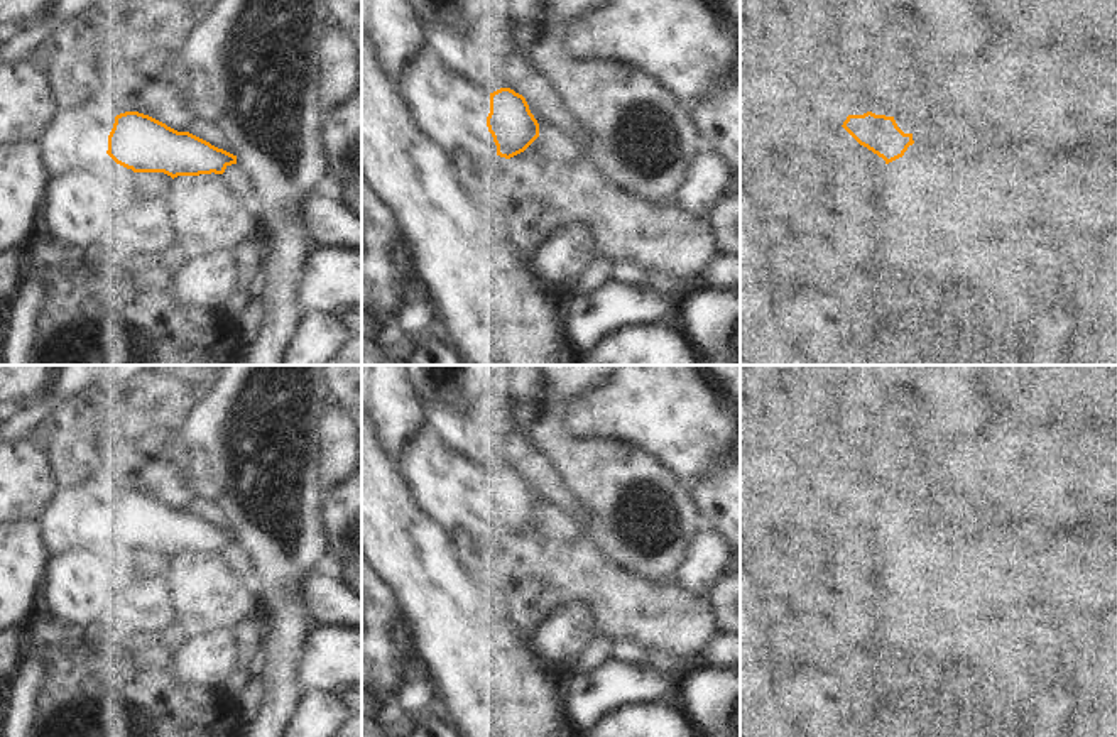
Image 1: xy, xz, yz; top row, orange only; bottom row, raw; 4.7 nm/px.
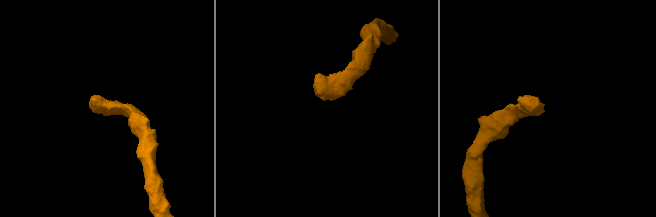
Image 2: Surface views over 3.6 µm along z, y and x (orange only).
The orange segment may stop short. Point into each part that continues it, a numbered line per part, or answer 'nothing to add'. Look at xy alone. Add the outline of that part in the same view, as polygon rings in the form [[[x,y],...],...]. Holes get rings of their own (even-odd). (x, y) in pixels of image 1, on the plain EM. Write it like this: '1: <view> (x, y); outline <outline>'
1: xy (78, 513); outline [[[68,468],[37,524],[49,554],[61,554],[106,532],[115,495],[83,470]]]

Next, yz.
1: yz (903, 499); outline [[[907,492],[894,494],[894,499],[904,512],[913,512],[913,499]]]

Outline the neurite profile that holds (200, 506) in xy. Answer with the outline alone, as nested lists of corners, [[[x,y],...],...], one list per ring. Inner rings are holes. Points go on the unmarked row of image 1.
[[[194,497],[188,504],[186,510],[210,521],[211,524],[215,524],[218,527],[223,527],[223,529],[237,534],[235,527],[228,522],[226,514],[206,497]]]

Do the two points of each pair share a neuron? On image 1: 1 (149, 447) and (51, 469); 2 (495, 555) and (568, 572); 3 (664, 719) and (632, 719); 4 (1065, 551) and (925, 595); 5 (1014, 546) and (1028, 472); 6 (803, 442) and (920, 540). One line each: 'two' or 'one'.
1: two
2: one
3: one
4: one
5: two
6: two

